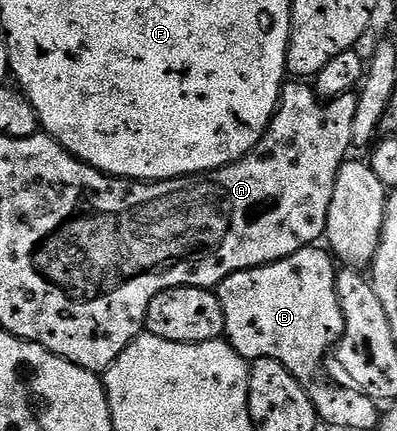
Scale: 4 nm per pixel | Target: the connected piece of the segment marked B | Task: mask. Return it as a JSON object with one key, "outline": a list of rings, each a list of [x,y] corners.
{"outline":[[[320,246],[304,247],[299,249],[299,253],[291,253],[291,257],[280,259],[274,263],[269,263],[265,267],[253,267],[250,271],[240,271],[239,273],[231,273],[231,277],[227,277],[215,288],[217,300],[223,305],[223,317],[225,318],[225,334],[224,338],[230,345],[238,351],[246,361],[255,359],[274,359],[283,364],[287,370],[292,373],[300,383],[312,385],[317,379],[317,370],[321,367],[321,358],[325,354],[332,352],[337,344],[341,342],[341,334],[345,332],[345,318],[343,317],[343,309],[341,308],[341,300],[337,297],[337,272],[338,268],[333,267],[335,259],[328,250],[322,249]]]}

